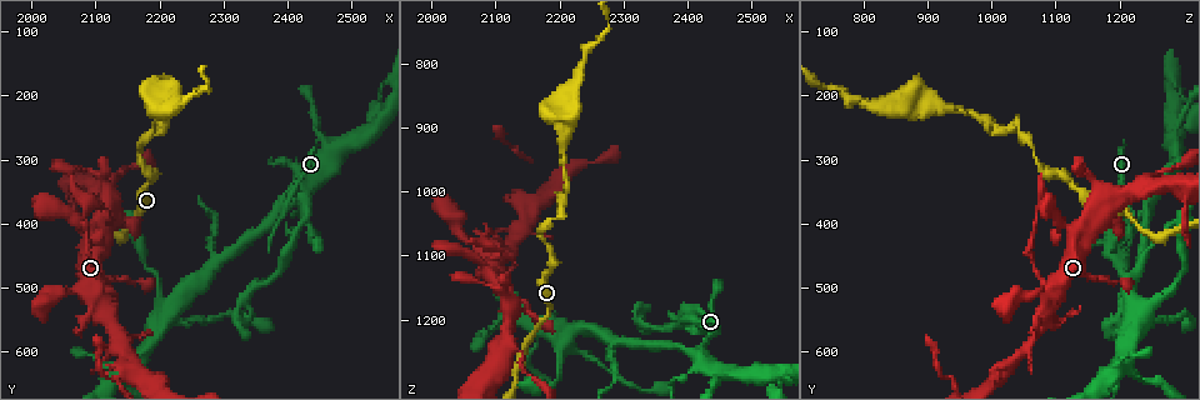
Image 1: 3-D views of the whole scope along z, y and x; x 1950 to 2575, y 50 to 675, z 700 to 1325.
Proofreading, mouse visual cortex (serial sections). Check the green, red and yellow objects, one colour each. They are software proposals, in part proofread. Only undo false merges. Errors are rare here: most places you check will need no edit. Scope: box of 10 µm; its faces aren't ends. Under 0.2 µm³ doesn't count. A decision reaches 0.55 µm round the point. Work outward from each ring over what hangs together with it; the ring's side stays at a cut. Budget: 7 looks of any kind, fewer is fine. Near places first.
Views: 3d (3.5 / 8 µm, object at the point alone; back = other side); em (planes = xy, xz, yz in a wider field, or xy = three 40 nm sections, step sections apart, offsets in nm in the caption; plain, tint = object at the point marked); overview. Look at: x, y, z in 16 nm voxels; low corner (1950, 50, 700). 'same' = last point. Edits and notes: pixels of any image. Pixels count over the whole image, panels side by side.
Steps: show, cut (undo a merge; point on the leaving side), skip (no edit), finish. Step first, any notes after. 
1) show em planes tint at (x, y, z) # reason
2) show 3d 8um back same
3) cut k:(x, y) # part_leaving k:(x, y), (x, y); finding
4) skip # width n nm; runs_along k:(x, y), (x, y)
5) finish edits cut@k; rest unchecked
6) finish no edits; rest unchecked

show 3d 3.5um at (2410, 360, 1250)

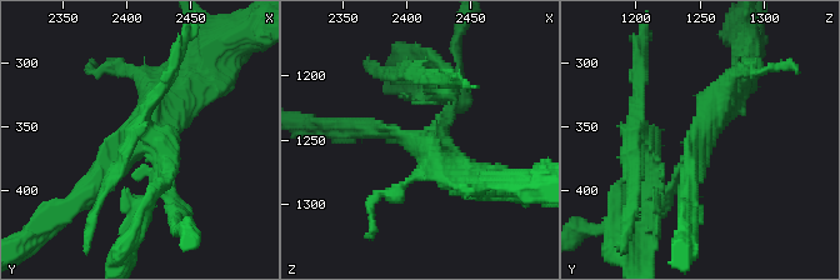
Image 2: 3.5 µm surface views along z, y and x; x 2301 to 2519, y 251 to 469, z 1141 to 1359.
show em planes tint at (2412, 364, 1250) # shape alone is not enough

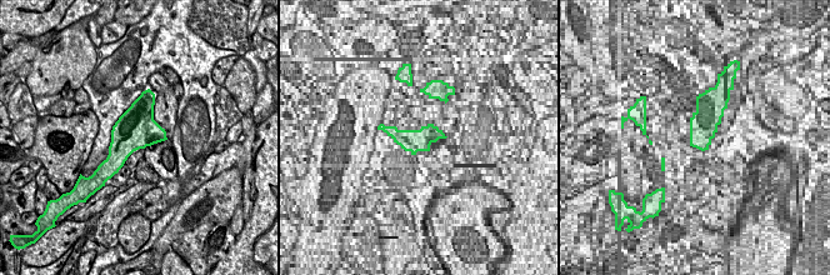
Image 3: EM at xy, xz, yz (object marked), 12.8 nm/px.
skip # arms 3; arm_widths 100, 250, 350 nm; runs_along 2:(435, 93), (448, 113), (420, 141), (359, 129); continuous, no second cell

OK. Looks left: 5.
show 3d 3.5um at (2295, 460, 1230) # two arms in line, one across

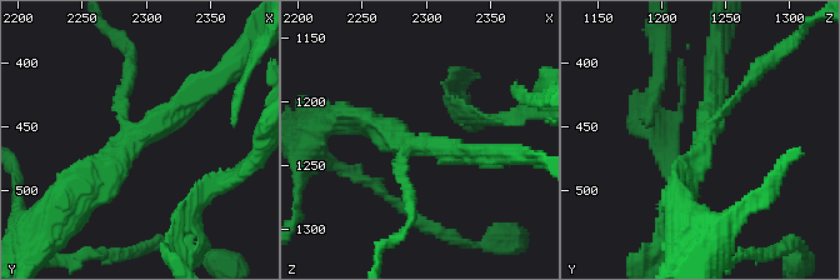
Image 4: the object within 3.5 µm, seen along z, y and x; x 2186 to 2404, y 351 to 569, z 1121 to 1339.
show em xy step 1 tint at (2292, 460, 1234) # arms 3; arm_widths 150, 250, 300 nm

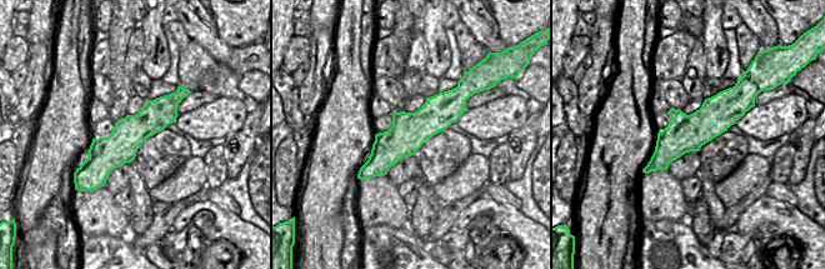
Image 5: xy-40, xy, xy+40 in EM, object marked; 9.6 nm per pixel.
skip # runs_along 4:(203, 89), (130, 143), (80, 196); continuous, no second cell

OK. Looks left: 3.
show 3d 8um at (2120, 340, 1240) # abrupt turn

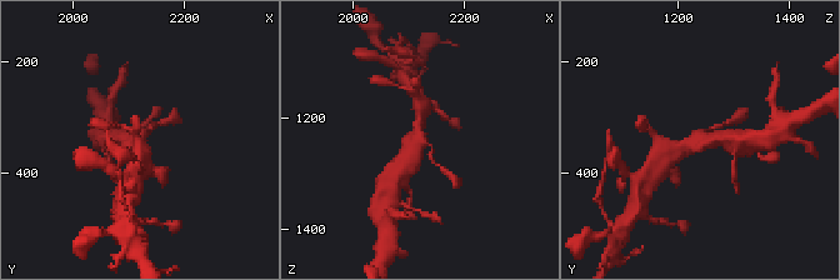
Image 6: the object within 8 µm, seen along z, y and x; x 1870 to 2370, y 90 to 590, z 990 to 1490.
show em xy step 3 tint same

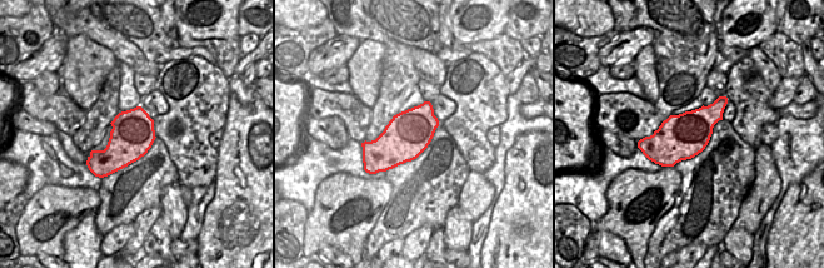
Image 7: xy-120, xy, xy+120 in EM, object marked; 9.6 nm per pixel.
skip # width 440 nm; runs_along 6:(423, 106), (414, 153), (403, 171); one cell here

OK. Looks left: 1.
finish no edits; rest unchecked

